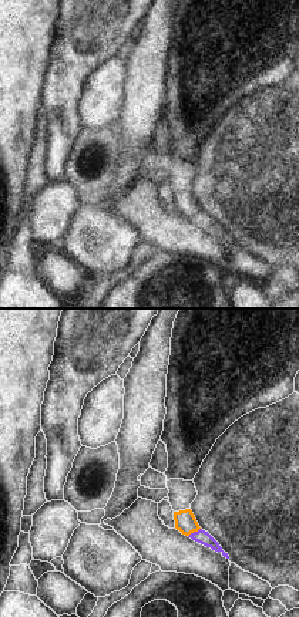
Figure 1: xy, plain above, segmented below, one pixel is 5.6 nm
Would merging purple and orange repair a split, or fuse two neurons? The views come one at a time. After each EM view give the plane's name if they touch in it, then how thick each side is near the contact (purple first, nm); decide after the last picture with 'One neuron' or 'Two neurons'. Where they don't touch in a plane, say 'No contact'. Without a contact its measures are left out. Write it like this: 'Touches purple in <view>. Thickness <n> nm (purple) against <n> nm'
Touches purple in xy. Thickness 80 nm (purple) against 120 nm.

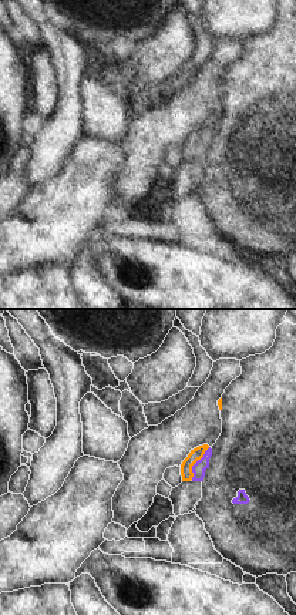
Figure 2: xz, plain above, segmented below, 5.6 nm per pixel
Touches purple in xz. Thickness 80 nm (purple) against 70 nm.

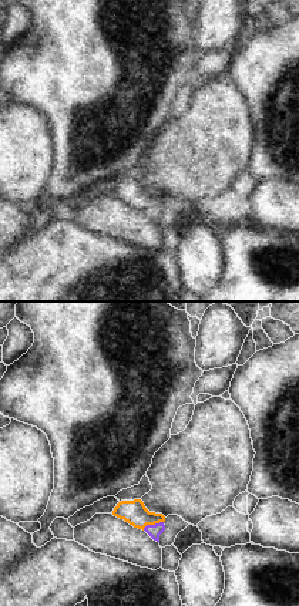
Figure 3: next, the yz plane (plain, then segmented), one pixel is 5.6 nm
Touches purple in yz. Thickness 80 nm (purple) against 140 nm.

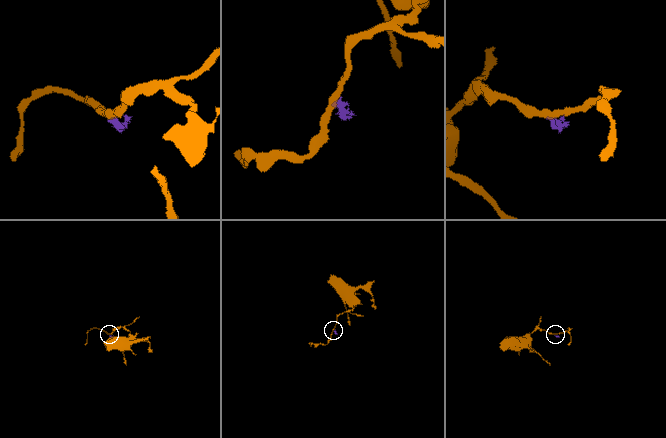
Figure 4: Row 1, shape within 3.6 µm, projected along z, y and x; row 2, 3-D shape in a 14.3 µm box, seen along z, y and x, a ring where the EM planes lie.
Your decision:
Two neurons.

